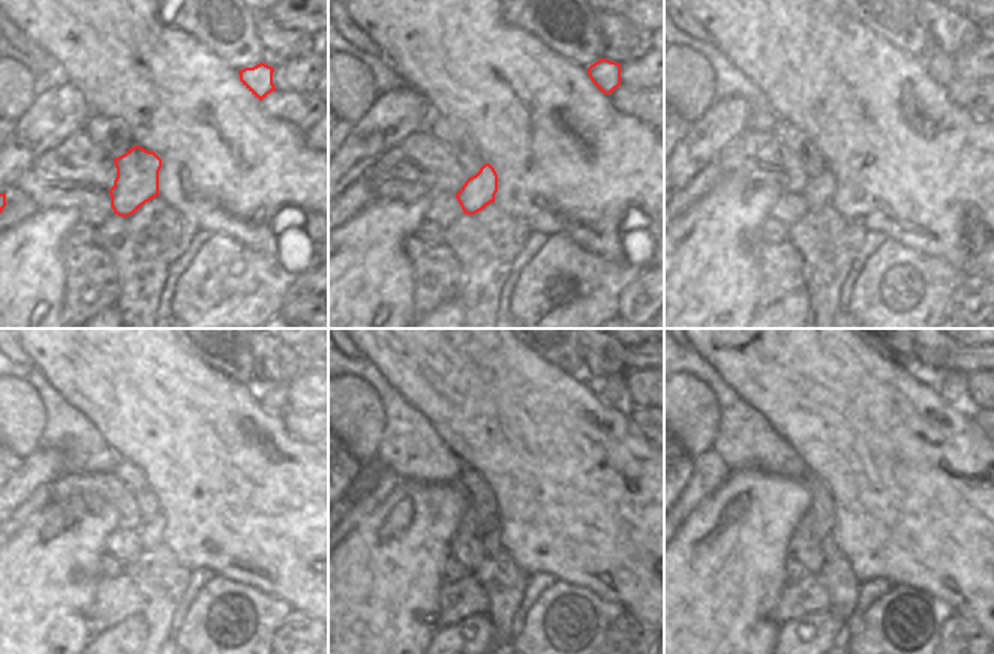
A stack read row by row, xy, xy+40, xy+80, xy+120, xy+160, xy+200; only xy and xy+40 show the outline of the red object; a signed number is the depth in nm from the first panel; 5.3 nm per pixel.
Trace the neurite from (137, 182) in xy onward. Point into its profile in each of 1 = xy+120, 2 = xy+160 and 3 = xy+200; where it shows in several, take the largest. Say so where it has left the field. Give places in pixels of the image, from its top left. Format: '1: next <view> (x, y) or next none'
1: next xy+120 (150, 533)
2: next xy+160 (491, 540)
3: next xy+200 (828, 543)

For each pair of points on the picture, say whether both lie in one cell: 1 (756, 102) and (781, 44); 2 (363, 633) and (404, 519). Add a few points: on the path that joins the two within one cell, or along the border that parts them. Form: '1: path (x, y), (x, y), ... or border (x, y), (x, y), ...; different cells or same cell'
1: border (735, 66), (763, 93), (780, 117); different cells
2: path (371, 605), (401, 548); same cell

